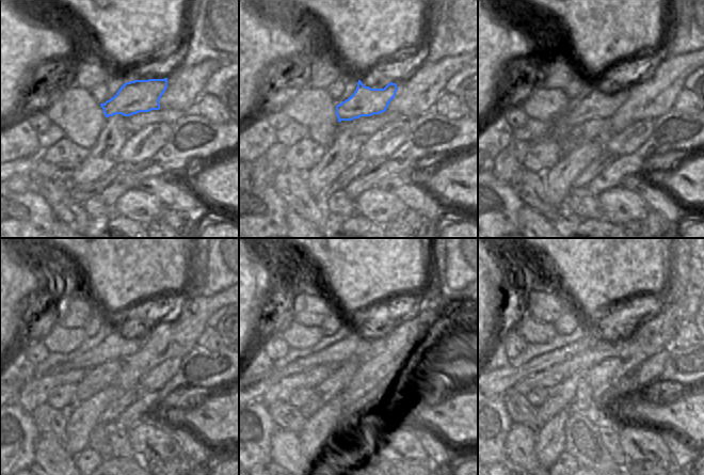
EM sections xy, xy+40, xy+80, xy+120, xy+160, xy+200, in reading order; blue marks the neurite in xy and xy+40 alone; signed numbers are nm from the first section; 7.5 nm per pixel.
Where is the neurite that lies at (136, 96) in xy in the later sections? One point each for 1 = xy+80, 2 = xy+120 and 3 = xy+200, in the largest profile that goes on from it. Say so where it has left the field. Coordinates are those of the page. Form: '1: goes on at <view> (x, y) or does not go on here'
1: goes on at xy+80 (598, 105)
2: goes on at xy+120 (115, 346)
3: goes on at xy+200 (500, 380)

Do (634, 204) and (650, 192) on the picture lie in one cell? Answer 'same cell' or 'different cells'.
different cells

